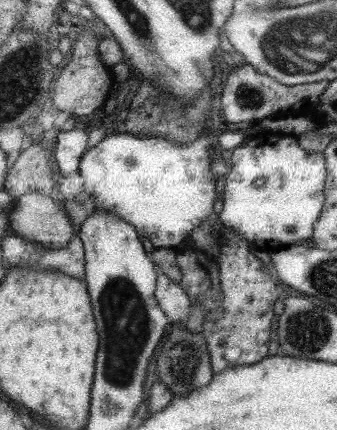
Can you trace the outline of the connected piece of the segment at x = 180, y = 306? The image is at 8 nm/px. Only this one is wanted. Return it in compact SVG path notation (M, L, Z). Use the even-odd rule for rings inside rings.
M159 272L158 286L154 292L158 306L166 313L169 322L184 322L191 302L179 284Z

